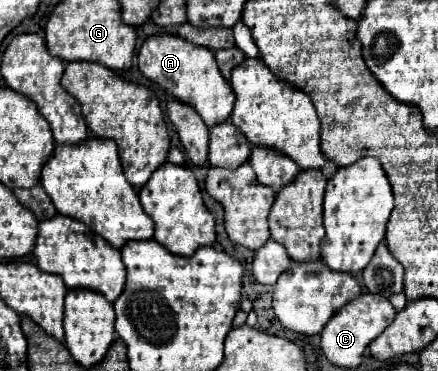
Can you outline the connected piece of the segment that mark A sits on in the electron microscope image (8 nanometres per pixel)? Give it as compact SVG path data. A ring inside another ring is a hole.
M157 34L141 44L137 58L143 76L159 84L171 98L195 108L195 112L203 118L207 126L215 126L229 120L235 104L235 94L229 82L221 76L215 64L215 54L211 50L199 48L173 34Z

